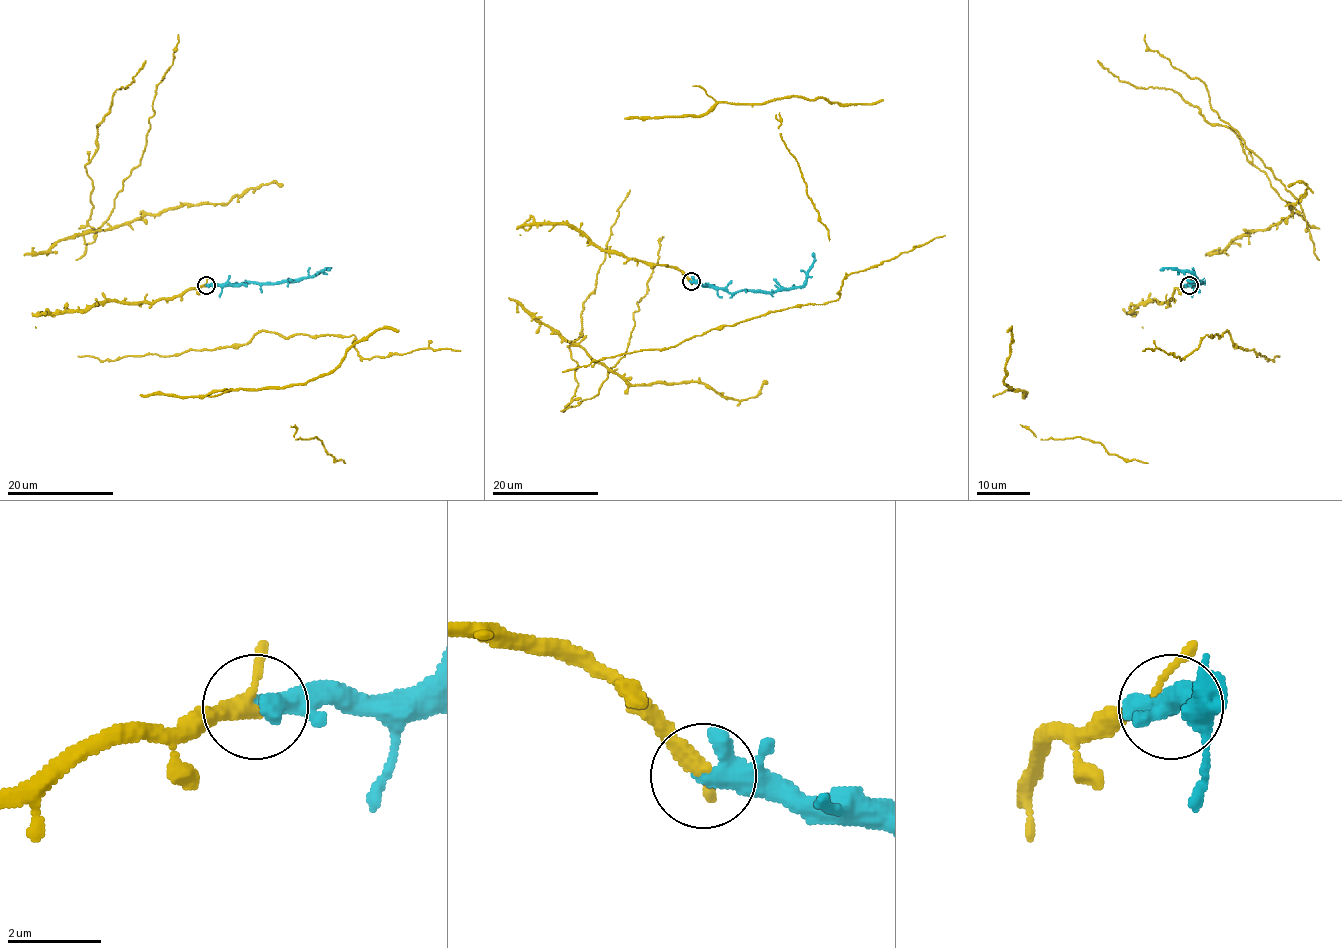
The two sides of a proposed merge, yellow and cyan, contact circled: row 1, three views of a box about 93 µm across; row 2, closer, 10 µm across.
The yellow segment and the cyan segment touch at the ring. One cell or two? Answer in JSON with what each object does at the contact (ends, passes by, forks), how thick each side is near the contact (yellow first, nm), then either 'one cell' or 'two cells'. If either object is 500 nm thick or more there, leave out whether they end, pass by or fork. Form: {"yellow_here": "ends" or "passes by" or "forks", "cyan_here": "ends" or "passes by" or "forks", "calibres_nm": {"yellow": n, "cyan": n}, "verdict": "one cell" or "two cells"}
{"calibres_nm": {"yellow": 280, "cyan": 500}, "verdict": "one cell"}

